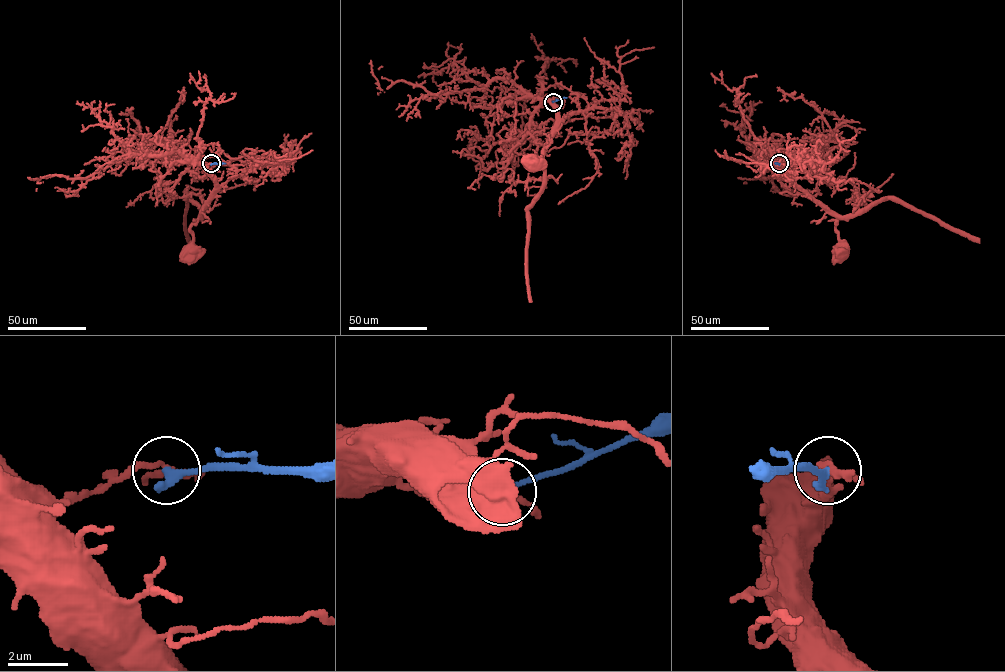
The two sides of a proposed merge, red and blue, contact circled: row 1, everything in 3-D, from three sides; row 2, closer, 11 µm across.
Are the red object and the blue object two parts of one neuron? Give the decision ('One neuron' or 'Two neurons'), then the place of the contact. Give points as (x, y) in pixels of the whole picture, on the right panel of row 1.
Two neurons. Place: (779, 163)

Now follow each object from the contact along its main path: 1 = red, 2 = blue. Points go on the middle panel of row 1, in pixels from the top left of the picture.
1: (552, 102), (547, 101), (555, 109), (555, 132), (541, 159), (532, 158), (534, 162), (530, 162)
2: (553, 102), (566, 97)

